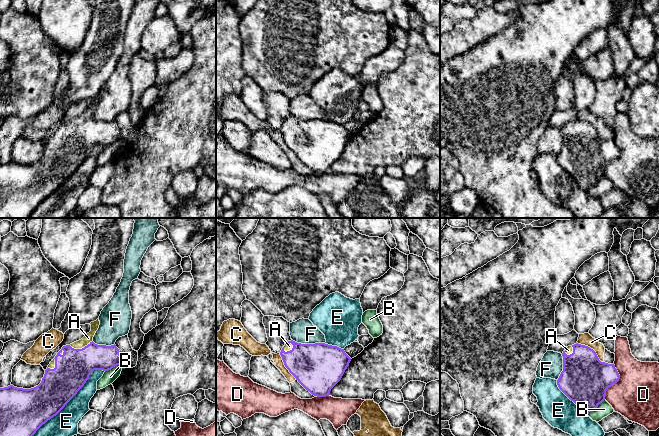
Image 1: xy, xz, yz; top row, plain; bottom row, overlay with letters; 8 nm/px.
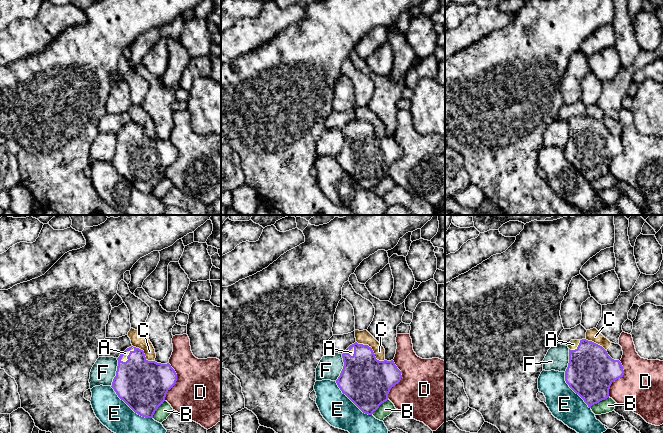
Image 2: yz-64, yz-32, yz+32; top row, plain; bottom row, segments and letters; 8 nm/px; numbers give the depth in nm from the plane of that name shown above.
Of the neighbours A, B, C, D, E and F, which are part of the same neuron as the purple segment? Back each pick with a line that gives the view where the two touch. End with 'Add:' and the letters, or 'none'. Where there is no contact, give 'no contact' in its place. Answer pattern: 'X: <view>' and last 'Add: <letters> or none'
A: xy
Add: A

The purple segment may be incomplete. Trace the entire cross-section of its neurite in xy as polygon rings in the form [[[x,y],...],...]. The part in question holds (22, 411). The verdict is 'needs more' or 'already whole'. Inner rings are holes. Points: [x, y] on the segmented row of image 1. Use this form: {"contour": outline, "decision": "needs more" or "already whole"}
{"contour": [[[99,318],[81,340],[63,346],[45,370],[41,383],[31,389],[13,385],[0,388],[0,436],[33,436],[77,394],[94,370],[122,366],[116,345],[97,345],[93,337]]], "decision": "needs more"}

